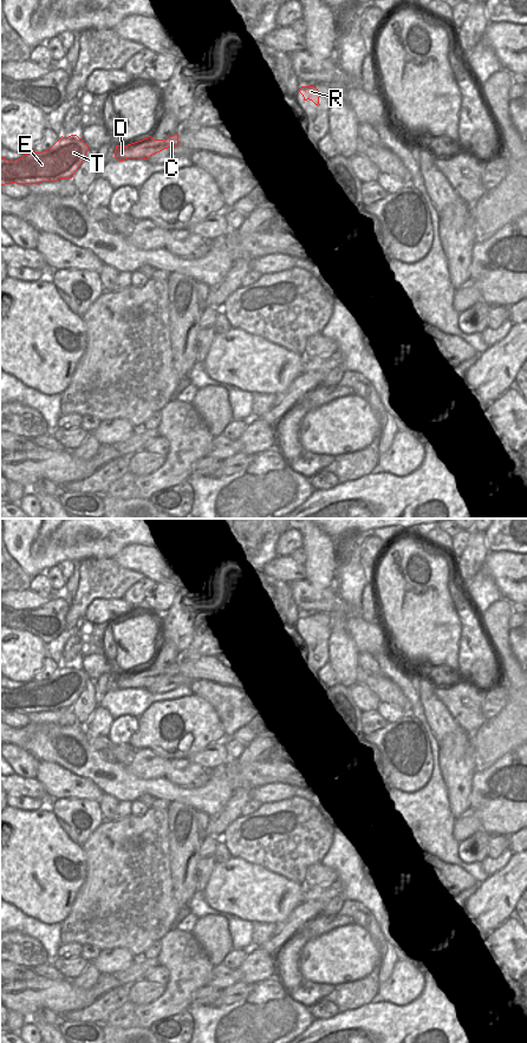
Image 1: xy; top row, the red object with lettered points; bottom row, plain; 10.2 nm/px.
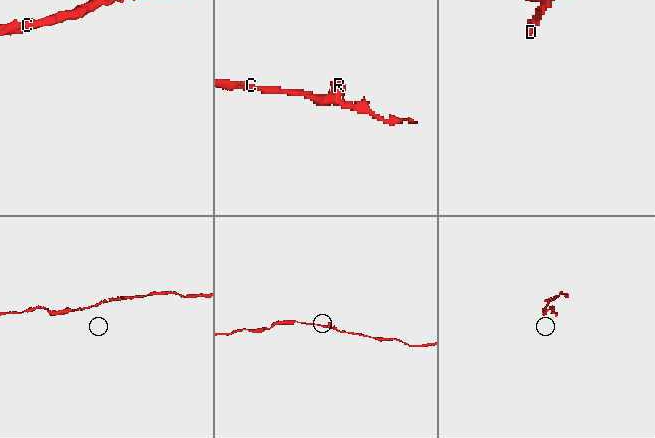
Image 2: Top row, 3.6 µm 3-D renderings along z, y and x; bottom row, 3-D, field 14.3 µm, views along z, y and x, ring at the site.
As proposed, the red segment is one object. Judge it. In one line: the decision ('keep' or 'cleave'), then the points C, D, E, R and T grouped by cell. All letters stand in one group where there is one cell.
keep; C D E R T

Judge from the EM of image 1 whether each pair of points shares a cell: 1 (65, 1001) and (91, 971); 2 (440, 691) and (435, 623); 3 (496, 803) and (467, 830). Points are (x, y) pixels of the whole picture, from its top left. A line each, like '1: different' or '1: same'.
1: different
2: different
3: different

